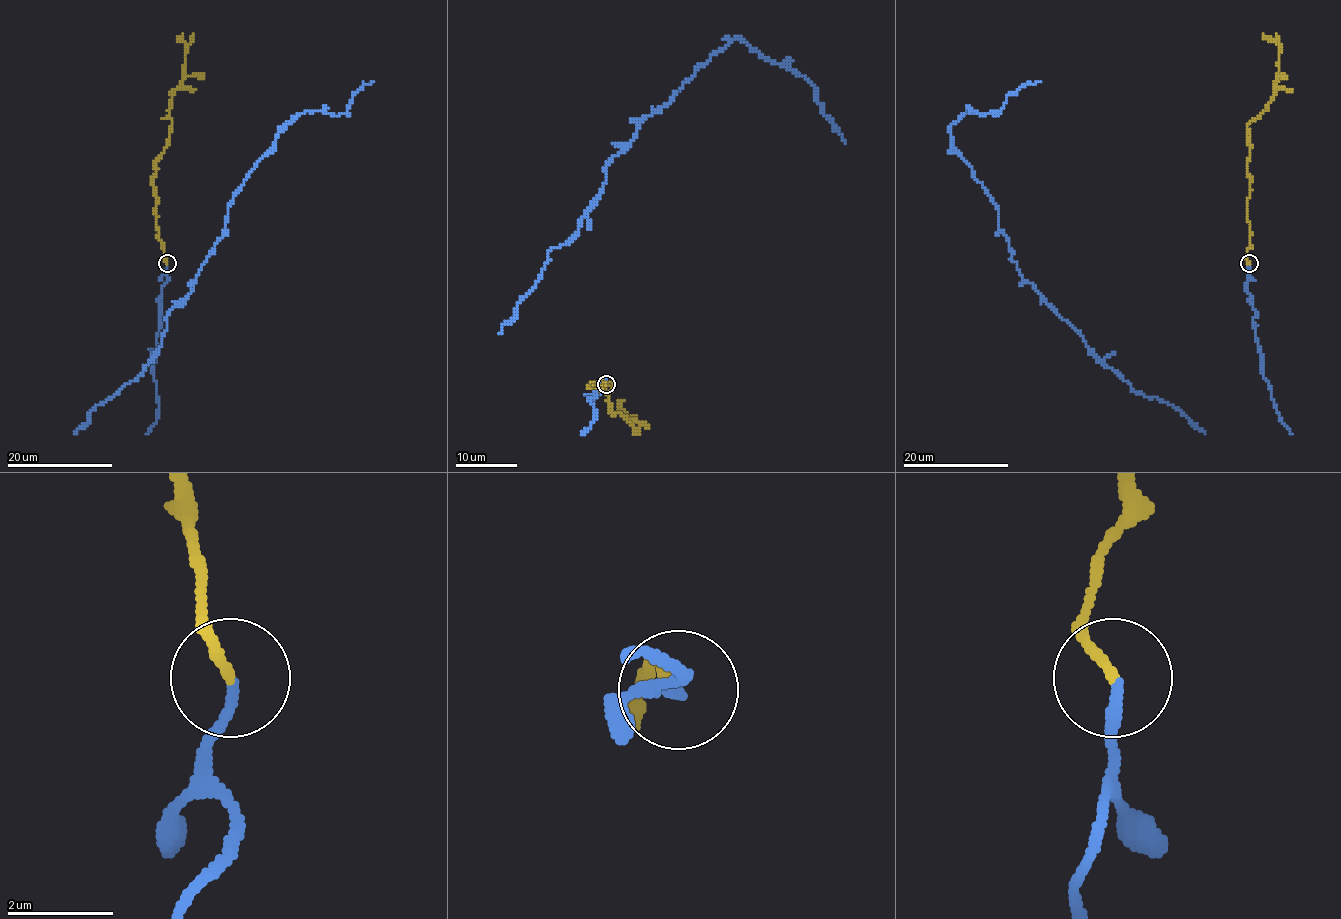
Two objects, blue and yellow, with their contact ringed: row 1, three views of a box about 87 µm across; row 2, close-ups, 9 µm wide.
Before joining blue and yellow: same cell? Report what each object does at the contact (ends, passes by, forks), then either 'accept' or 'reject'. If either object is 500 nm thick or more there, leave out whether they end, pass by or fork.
blue ends | yellow ends | accept

